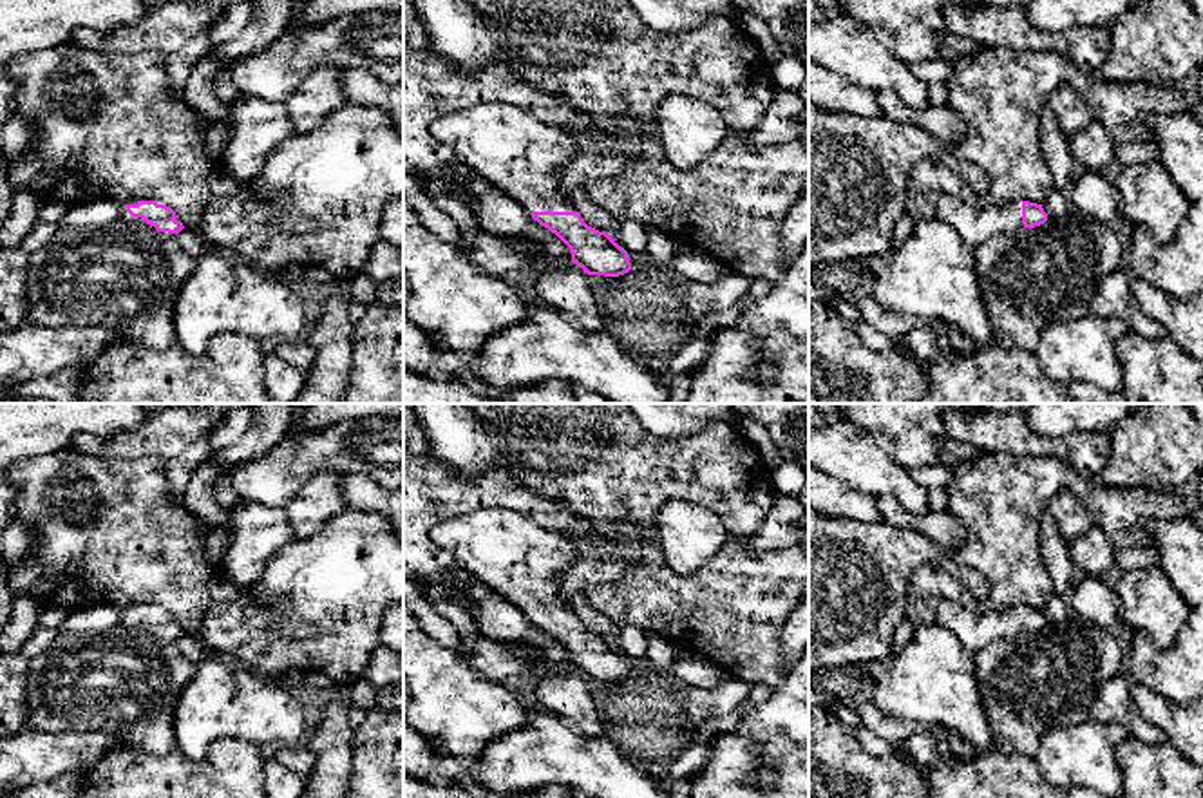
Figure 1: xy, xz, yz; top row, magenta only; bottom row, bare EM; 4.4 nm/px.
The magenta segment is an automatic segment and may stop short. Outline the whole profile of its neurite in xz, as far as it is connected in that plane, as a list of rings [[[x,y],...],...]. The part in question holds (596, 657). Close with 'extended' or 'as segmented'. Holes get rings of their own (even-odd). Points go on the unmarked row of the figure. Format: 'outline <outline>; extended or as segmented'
outline [[[479,508],[440,521],[431,528],[431,539],[449,552],[463,572],[516,604],[534,626],[555,639],[570,653],[573,670],[588,680],[619,682],[631,675],[628,657],[606,637],[588,632],[561,594],[563,575],[575,561],[575,546],[566,536],[539,527],[516,510]]]; extended

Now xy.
outline [[[134,606],[123,612],[119,624],[141,630],[163,642],[175,642],[185,632],[175,617],[157,606]]]; extended

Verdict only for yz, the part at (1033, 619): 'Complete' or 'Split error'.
Split error

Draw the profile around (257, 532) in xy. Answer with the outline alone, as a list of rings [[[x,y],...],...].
[[[242,499],[226,510],[223,527],[230,530],[223,577],[237,588],[259,581],[271,557],[297,539],[284,507],[264,507]]]

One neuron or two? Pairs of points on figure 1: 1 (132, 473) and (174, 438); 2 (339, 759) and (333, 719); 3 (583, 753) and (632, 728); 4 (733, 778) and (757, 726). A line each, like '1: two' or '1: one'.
1: two
2: one
3: two
4: one

